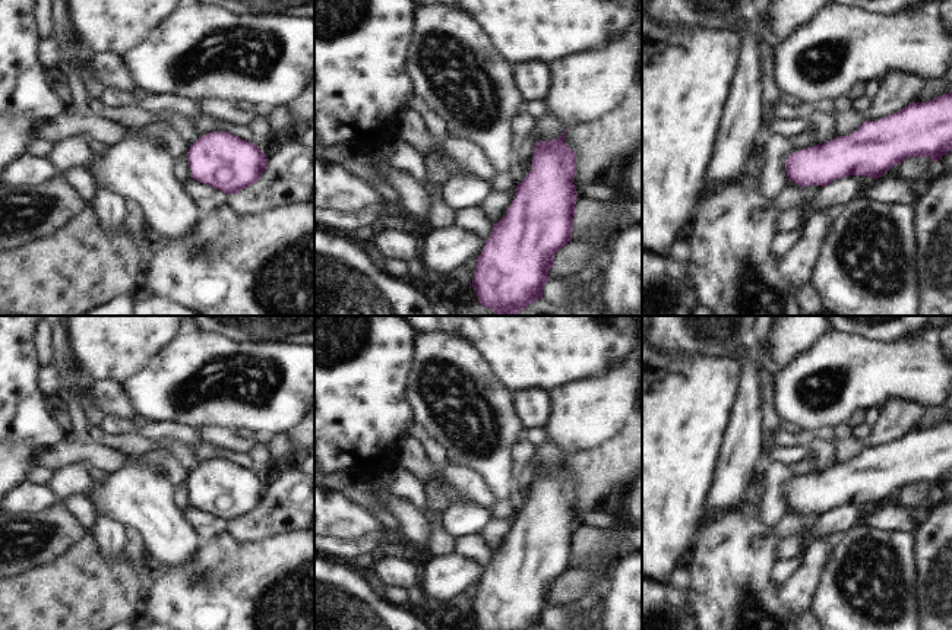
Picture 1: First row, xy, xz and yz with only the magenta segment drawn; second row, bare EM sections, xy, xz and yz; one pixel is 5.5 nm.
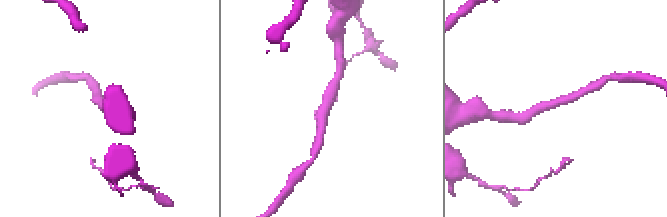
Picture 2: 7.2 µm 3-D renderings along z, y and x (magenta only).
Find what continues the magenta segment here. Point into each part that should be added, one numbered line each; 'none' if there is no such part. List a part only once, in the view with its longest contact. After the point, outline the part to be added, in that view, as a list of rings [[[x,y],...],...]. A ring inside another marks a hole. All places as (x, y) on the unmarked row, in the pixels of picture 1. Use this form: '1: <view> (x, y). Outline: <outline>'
none

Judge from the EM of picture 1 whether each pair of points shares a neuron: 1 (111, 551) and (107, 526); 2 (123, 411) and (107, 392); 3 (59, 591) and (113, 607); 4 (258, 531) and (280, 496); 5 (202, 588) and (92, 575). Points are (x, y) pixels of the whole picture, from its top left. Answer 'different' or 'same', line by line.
1: same
2: same
3: same
4: same
5: different

